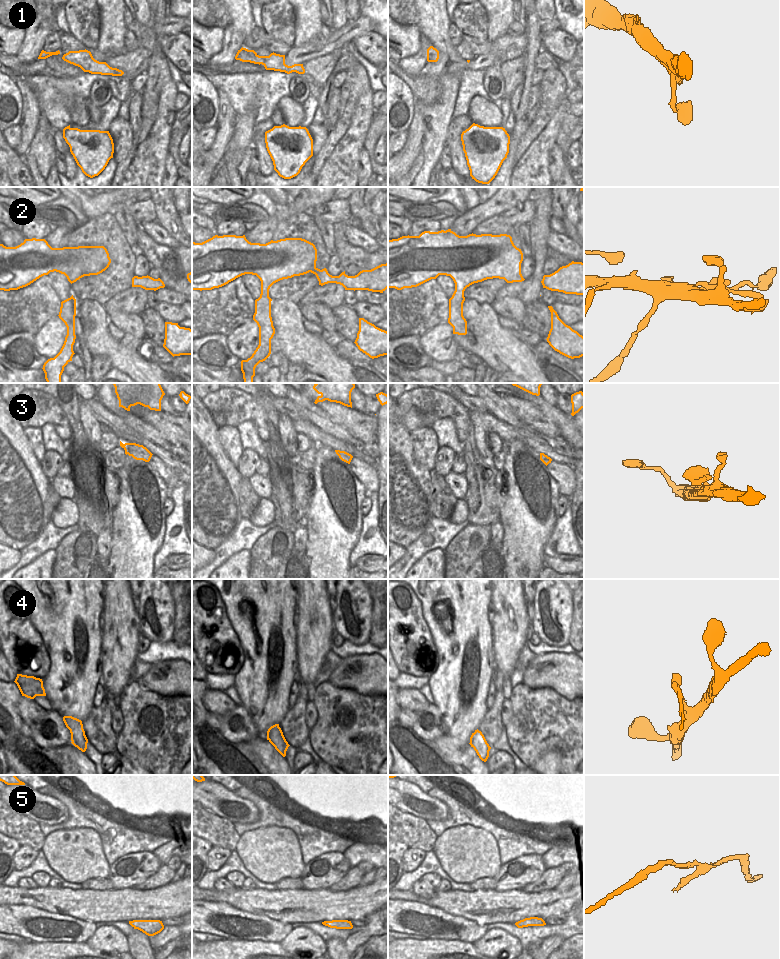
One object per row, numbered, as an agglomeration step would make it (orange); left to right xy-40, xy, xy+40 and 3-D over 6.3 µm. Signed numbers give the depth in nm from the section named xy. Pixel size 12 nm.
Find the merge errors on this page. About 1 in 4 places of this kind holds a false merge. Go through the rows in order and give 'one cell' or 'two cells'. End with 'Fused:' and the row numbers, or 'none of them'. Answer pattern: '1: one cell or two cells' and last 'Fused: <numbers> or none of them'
1: one cell
2: one cell
3: one cell
4: two cells
5: one cell
Fused: 4

